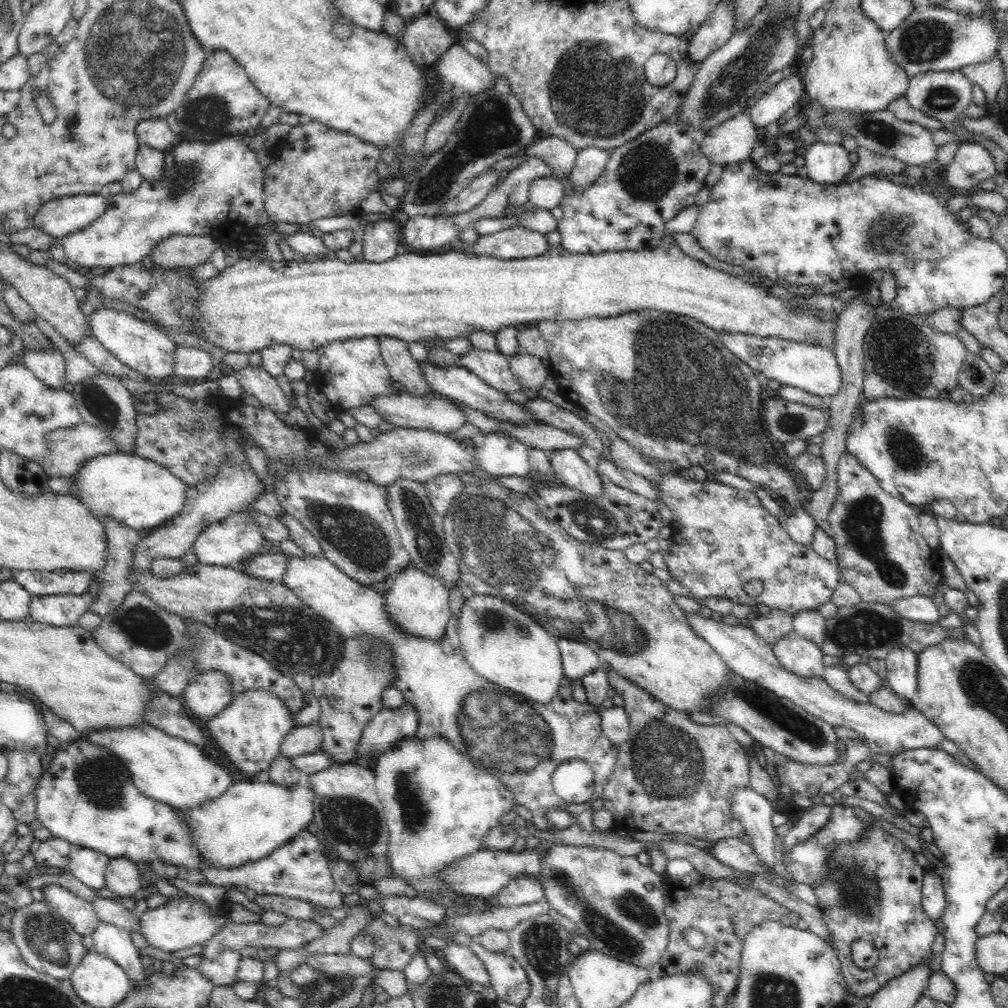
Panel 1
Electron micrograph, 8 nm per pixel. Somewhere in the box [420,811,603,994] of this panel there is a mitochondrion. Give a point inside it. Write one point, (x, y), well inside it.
(540, 943)

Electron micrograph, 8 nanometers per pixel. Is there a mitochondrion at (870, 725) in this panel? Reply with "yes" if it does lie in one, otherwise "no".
no

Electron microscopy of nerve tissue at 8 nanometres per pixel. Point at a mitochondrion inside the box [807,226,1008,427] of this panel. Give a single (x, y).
(900, 353)

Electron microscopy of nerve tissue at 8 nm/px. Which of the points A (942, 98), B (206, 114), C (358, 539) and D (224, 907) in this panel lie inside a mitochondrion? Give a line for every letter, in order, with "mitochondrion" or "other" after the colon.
A: mitochondrion
B: mitochondrion
C: mitochondrion
D: other

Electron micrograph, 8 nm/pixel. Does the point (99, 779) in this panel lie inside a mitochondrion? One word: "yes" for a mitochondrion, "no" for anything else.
yes

